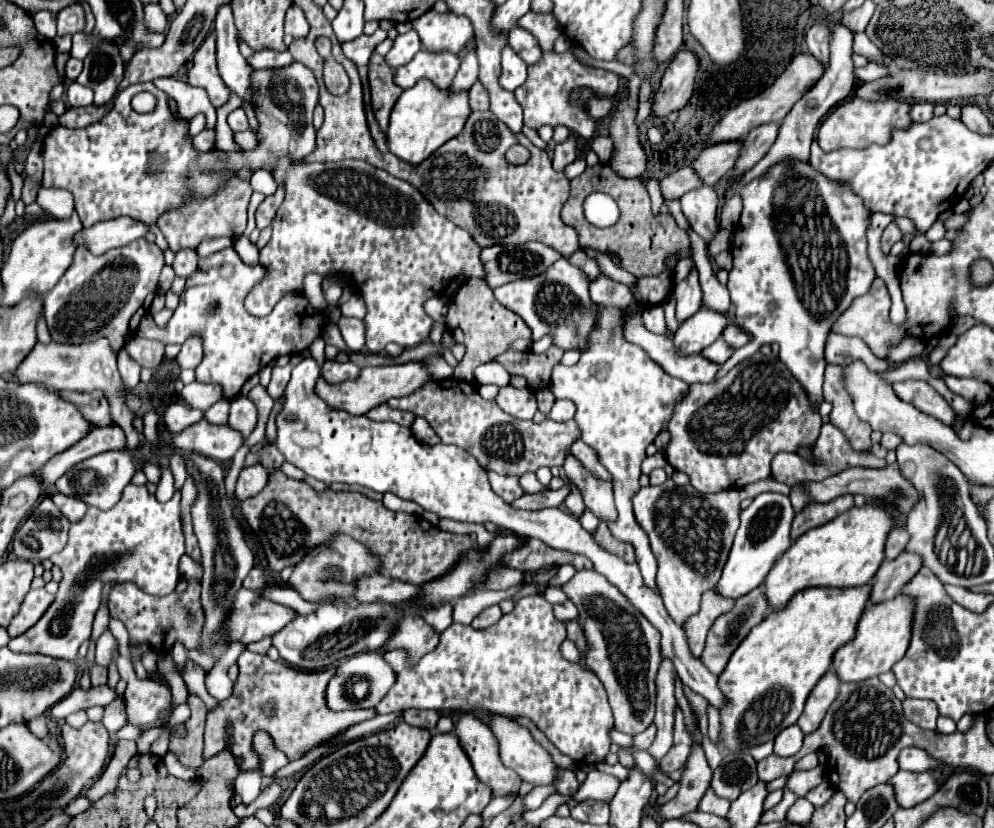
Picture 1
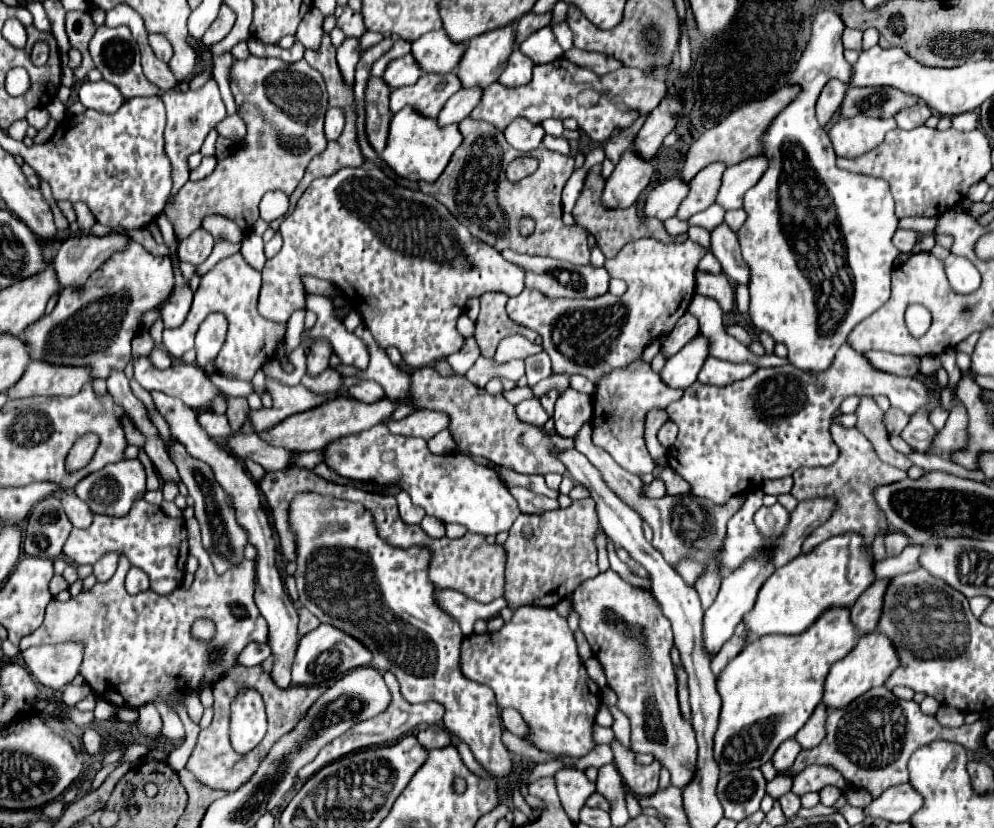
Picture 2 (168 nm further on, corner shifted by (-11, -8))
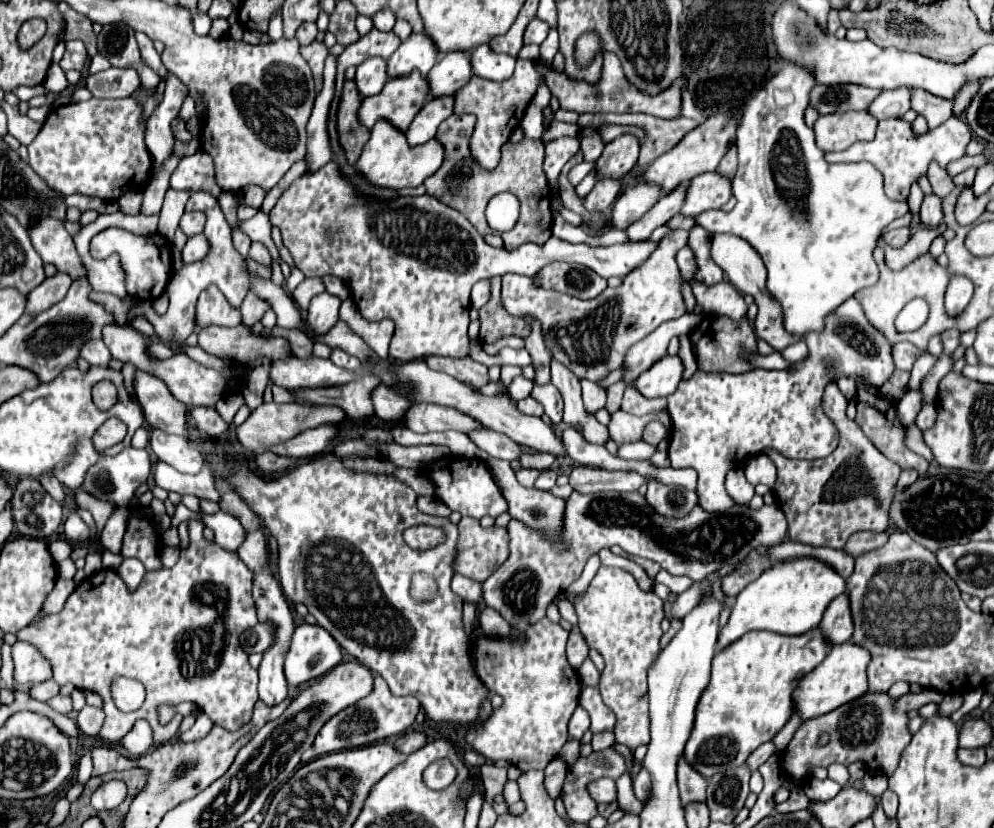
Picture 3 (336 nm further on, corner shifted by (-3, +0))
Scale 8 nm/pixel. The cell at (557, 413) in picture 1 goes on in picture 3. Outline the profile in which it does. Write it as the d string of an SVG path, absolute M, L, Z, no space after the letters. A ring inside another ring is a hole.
M534 385L532 397L544 407L544 413L552 419L554 425L562 421L562 395L554 385Z

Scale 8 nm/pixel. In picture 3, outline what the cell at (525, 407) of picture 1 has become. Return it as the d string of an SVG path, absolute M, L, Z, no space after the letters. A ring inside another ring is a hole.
M526 397L522 401L518 401L518 409L526 415L534 415L534 417L540 417L544 411L542 411L542 405L534 399L534 397Z

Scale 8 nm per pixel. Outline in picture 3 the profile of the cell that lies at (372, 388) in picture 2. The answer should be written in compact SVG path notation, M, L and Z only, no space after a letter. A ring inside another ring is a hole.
M378 385L372 391L370 399L374 403L376 417L380 417L382 421L394 419L394 415L402 415L402 411L410 409L410 403L404 403L404 399L400 395L396 395L394 391L390 391L386 385Z

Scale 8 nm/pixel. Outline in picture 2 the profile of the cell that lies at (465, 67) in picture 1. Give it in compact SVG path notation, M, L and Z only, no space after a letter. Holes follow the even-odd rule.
M478 87L460 89L458 93L454 93L446 101L446 105L442 107L442 111L438 113L438 117L436 117L438 125L446 127L446 125L452 125L452 123L460 123L480 103L480 97L482 97L482 89L478 89Z

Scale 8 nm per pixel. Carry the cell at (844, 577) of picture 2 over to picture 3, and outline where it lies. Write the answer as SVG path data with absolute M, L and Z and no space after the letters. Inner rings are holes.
M794 557L788 561L778 561L738 593L730 621L720 631L718 643L720 647L726 647L754 629L768 629L782 635L802 635L820 625L830 601L844 591L846 579L816 557Z

